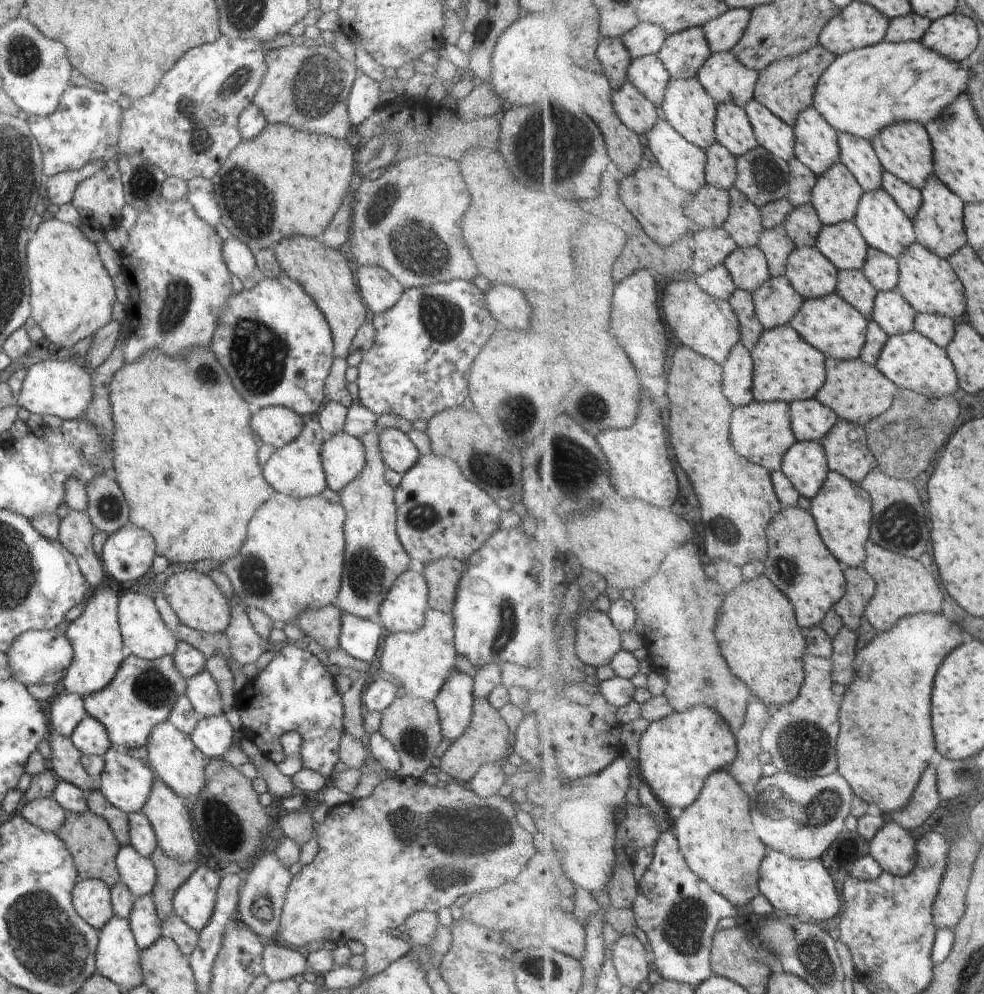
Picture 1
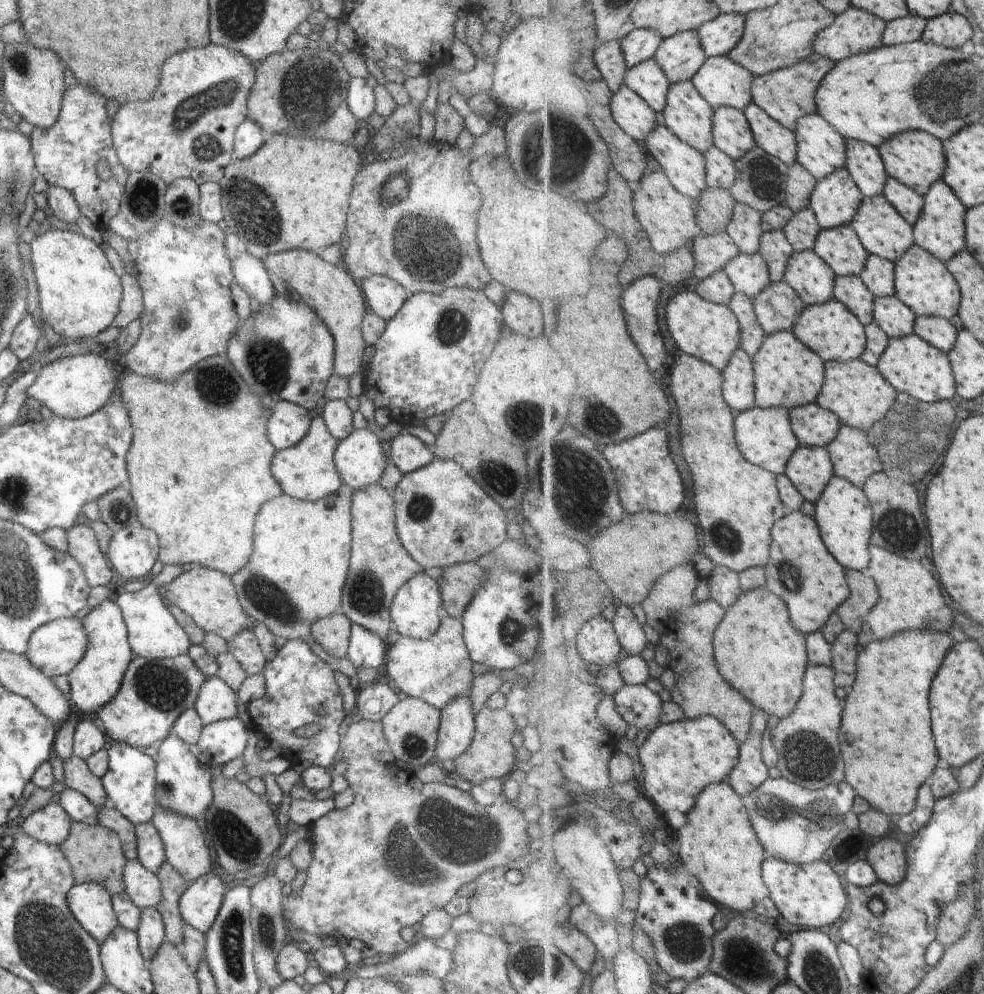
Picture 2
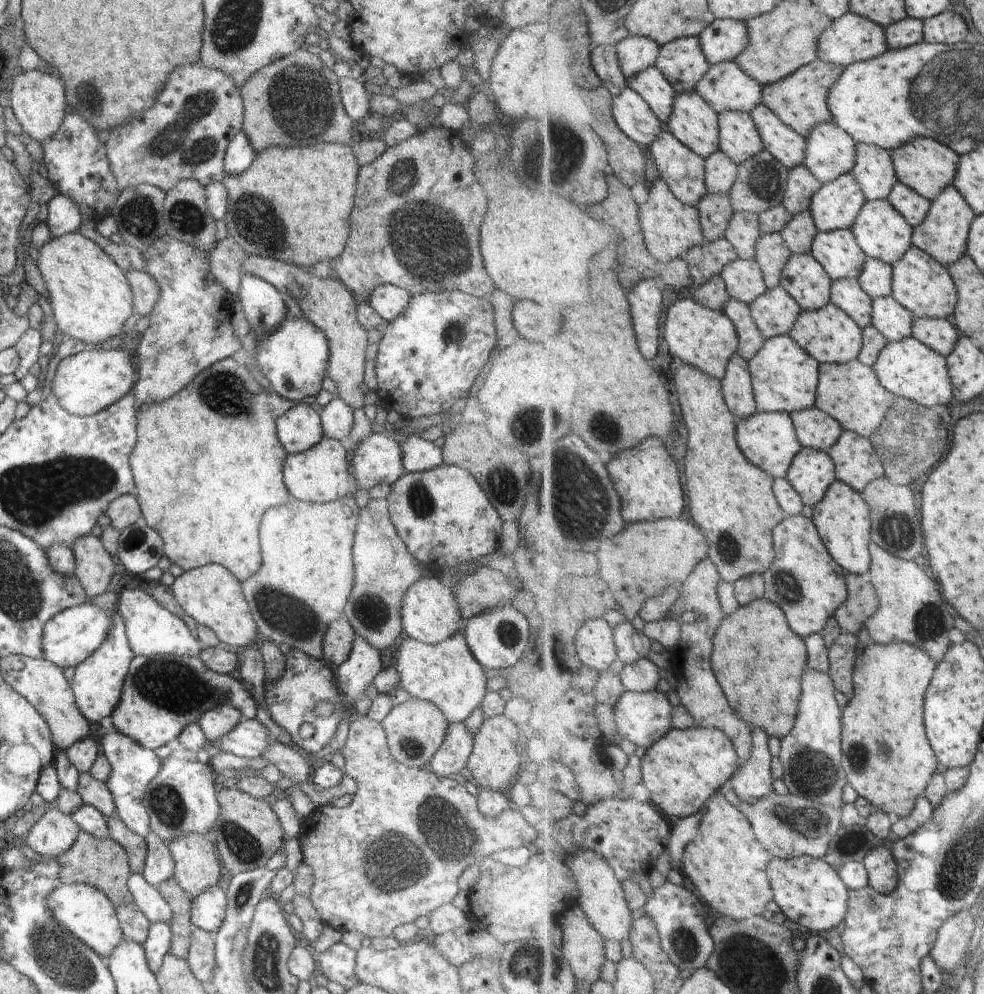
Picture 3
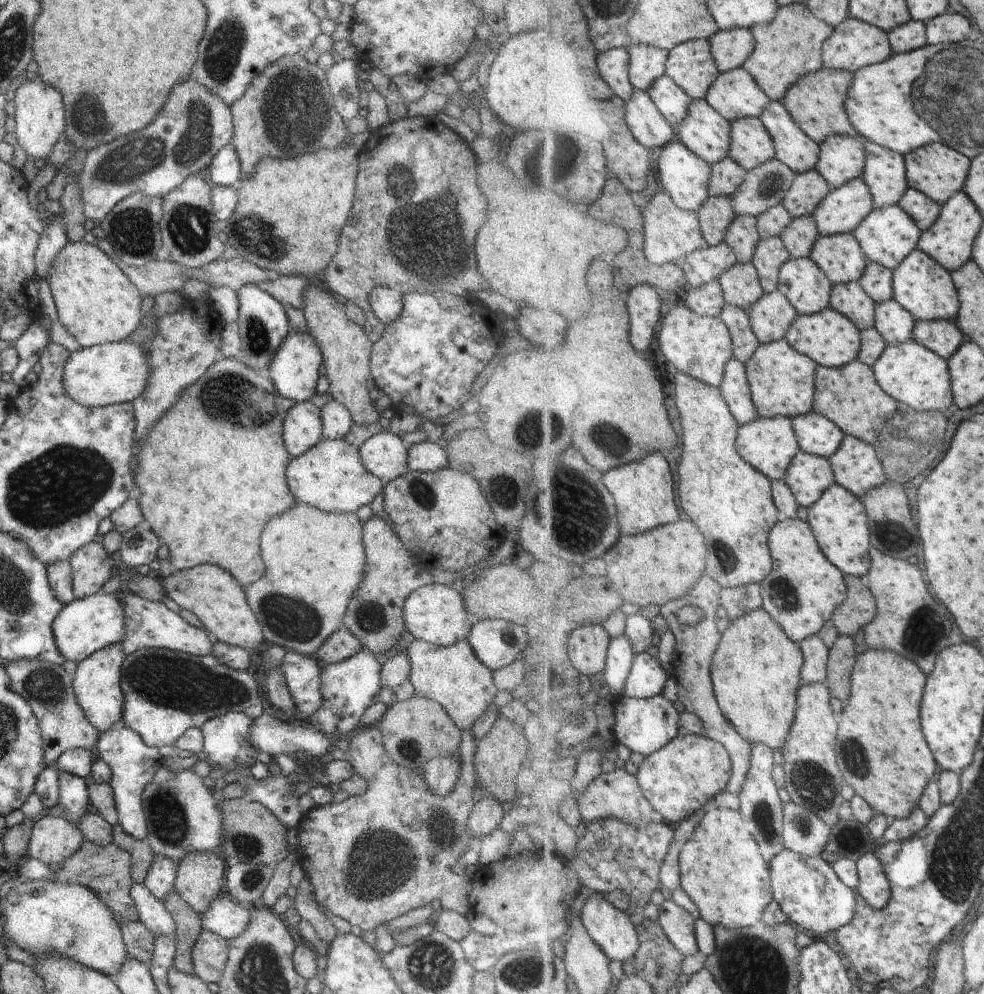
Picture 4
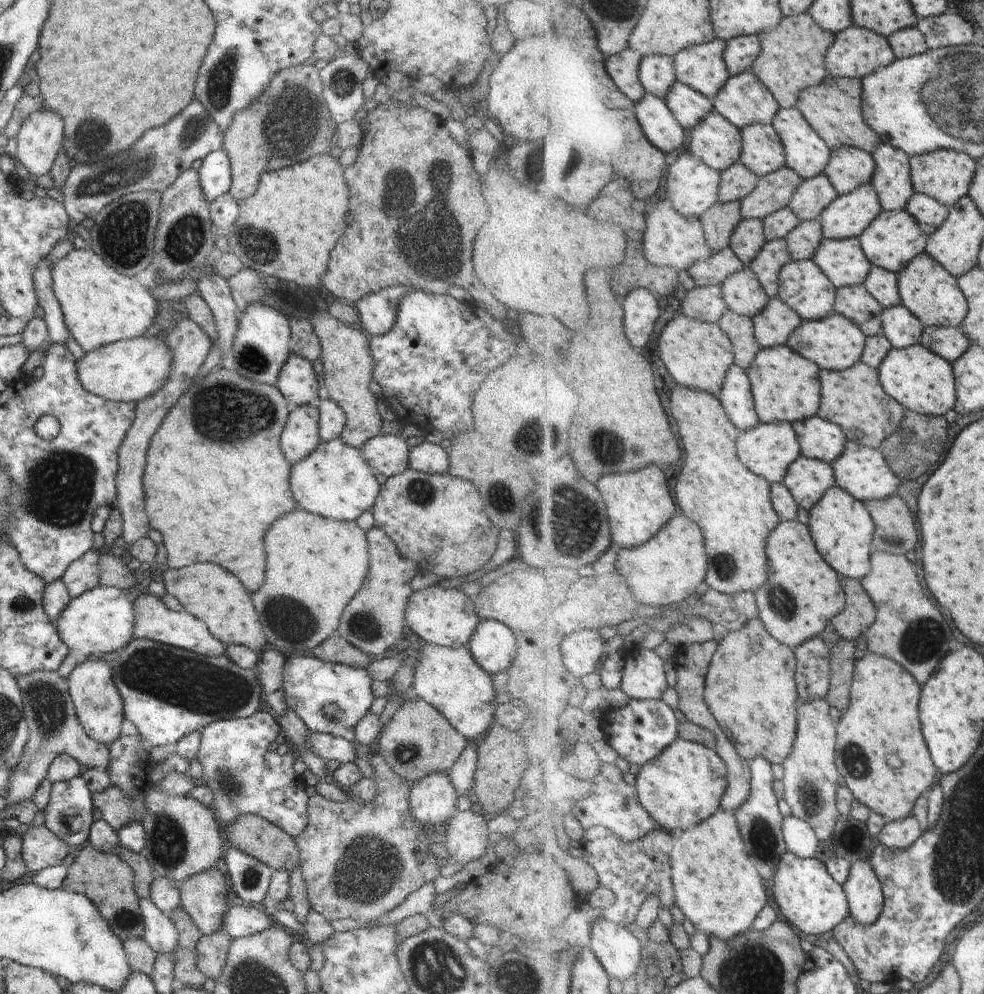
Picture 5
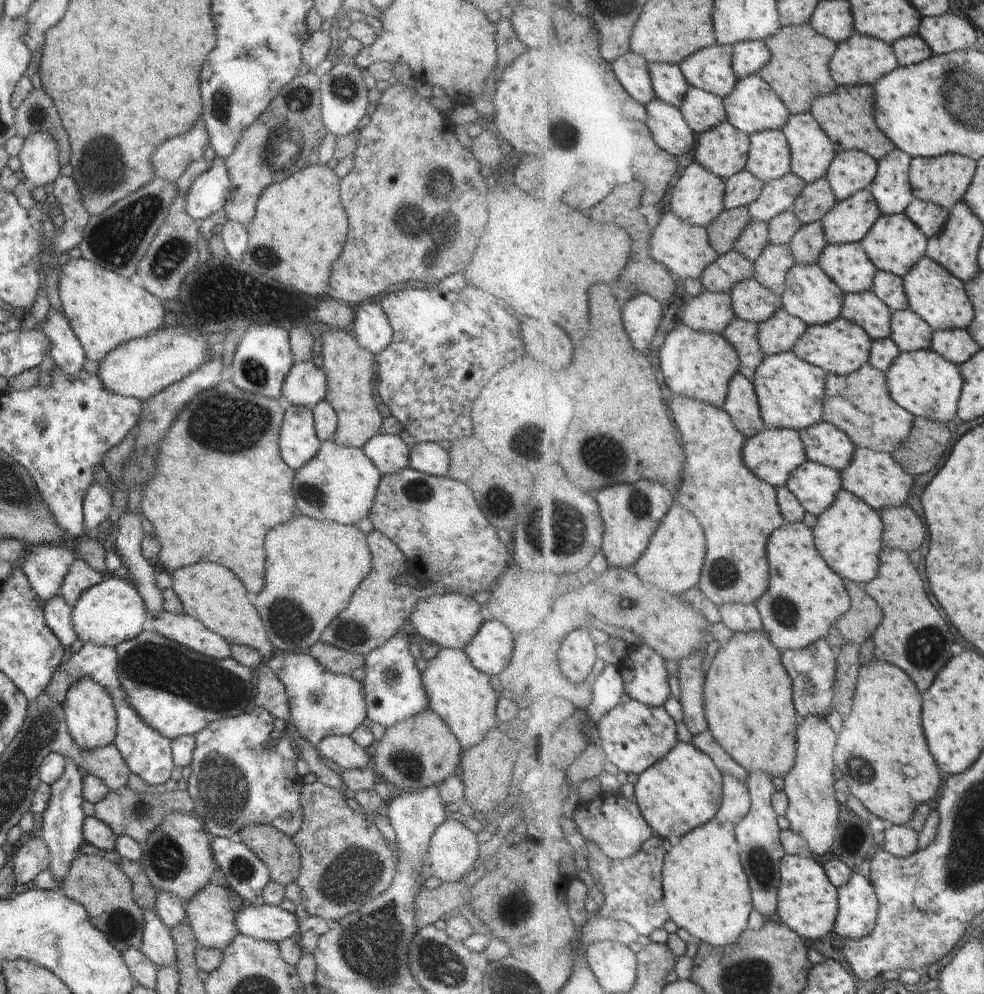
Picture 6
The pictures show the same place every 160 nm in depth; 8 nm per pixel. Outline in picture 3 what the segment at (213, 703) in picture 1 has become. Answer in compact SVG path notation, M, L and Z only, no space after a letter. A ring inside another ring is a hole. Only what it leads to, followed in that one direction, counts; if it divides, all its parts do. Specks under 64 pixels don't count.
M220 700L220 704L204 712L197 722L206 734L207 740L212 741L218 740L224 734L228 736L230 730L236 728L236 724L243 718L243 715L232 704L228 704L228 700Z

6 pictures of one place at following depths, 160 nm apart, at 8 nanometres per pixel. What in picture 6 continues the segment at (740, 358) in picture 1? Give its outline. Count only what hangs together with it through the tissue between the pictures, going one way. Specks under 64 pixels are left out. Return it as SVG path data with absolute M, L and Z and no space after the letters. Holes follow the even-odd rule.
M741 370L731 380L725 409L736 420L736 428L739 428L740 432L749 439L767 428L755 381Z

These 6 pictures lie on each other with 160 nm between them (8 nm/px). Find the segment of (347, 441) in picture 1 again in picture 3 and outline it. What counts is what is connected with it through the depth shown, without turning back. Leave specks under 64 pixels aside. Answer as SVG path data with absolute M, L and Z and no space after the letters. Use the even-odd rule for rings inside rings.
M370 434L360 440L354 446L350 460L354 464L354 478L360 484L354 496L359 510L368 505L368 490L372 486L392 485L406 473L402 465L400 443L383 434Z

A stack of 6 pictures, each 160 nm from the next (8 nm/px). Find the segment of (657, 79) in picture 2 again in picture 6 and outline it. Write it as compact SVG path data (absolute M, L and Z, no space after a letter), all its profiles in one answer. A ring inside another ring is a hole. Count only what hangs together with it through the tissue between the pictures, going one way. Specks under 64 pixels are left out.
M693 85L680 110L684 112L688 124L698 136L704 135L730 120L724 99Z

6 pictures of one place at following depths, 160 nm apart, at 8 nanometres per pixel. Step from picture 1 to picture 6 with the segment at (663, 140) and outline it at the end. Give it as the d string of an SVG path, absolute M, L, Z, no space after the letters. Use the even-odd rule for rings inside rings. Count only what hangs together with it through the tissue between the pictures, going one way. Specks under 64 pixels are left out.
M697 160L693 161L683 172L683 175L677 178L672 187L670 206L672 206L674 213L688 224L709 228L727 210L725 205L727 182L726 179L710 172Z

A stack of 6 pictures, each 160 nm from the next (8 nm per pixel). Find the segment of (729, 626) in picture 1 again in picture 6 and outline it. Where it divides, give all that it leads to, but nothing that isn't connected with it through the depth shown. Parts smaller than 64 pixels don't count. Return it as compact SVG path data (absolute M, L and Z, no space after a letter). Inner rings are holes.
M766 628L745 633L736 633L732 640L717 652L713 663L708 667L708 720L716 738L722 740L722 746L750 772L772 772L772 776L785 778L796 766L796 748L798 746L798 726L800 716L794 706L794 682L784 666L783 651L776 648L770 640L771 634Z

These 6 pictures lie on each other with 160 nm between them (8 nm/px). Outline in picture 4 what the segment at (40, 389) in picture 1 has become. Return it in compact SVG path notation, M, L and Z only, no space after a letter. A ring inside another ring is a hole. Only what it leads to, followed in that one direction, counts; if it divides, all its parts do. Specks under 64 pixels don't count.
M118 341L71 353L63 368L66 394L74 402L90 408L132 402L144 390L149 373L147 356L137 345Z

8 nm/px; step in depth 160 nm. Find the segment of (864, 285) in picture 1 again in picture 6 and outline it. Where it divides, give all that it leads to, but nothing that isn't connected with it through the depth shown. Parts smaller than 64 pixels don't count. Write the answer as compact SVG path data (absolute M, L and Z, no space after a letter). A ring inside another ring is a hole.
M873 290L847 295L842 314L867 329L875 341L892 337L894 315L894 311Z

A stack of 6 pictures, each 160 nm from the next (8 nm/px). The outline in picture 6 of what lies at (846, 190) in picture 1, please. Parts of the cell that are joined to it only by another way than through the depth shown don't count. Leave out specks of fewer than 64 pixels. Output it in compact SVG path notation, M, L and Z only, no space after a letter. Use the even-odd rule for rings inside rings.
M872 188L840 201L822 221L829 245L862 243L882 216Z

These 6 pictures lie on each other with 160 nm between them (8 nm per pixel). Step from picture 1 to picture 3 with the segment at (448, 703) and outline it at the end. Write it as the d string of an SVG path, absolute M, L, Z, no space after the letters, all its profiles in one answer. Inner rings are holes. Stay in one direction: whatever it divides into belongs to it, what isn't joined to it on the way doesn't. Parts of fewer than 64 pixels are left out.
M450 723L444 744L432 756L427 768L438 778L460 778L460 772L467 767L472 753L472 740L473 736L464 724Z

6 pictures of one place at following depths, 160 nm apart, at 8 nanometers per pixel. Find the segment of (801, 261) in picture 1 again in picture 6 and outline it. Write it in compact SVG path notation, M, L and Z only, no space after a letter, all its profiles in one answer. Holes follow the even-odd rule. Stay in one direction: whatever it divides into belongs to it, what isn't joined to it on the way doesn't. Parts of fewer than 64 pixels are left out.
M796 264L788 274L788 288L783 296L784 308L792 316L803 318L812 325L834 322L843 314L847 293L822 269L820 264Z

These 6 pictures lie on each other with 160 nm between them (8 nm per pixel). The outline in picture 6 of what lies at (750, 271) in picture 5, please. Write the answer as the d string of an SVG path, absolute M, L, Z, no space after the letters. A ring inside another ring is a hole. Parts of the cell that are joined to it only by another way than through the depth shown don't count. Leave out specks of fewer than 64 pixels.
M756 278L746 280L731 290L738 317L761 325L785 306L783 296L776 294Z

